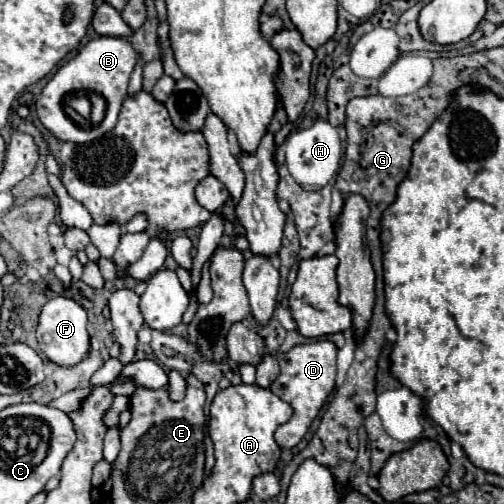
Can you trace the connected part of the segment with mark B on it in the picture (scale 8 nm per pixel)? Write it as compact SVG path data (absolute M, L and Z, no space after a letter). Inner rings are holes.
M97 36L97 38L89 40L83 48L79 48L79 52L73 58L69 58L55 72L55 76L43 88L39 100L35 102L39 120L59 140L83 144L83 142L91 142L91 140L103 136L105 132L113 130L115 124L117 124L117 116L119 116L121 104L123 104L123 100L127 96L129 76L131 76L135 64L137 64L137 52L135 52L135 48L131 46L129 40L125 40L125 38L113 38L113 36ZM85 90L101 94L105 98L105 102L107 102L105 120L99 126L85 128L85 122L79 122L77 118L73 118L71 114L67 114L67 110L63 108L63 98L67 94L77 94L77 92L85 92Z

